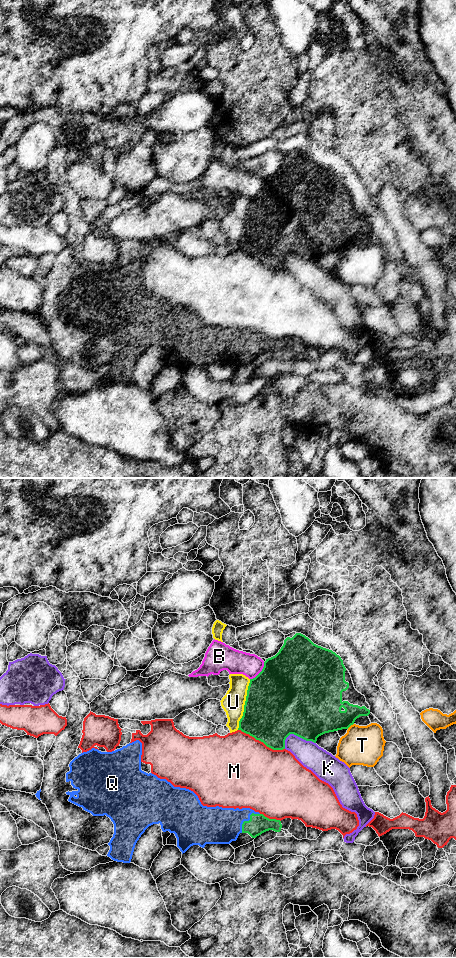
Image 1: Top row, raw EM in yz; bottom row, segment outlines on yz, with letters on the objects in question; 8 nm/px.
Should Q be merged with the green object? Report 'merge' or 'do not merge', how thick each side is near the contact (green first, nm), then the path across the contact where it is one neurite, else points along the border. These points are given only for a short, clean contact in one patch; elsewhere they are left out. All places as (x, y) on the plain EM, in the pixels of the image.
merge; calibres 160 and 300 nm

